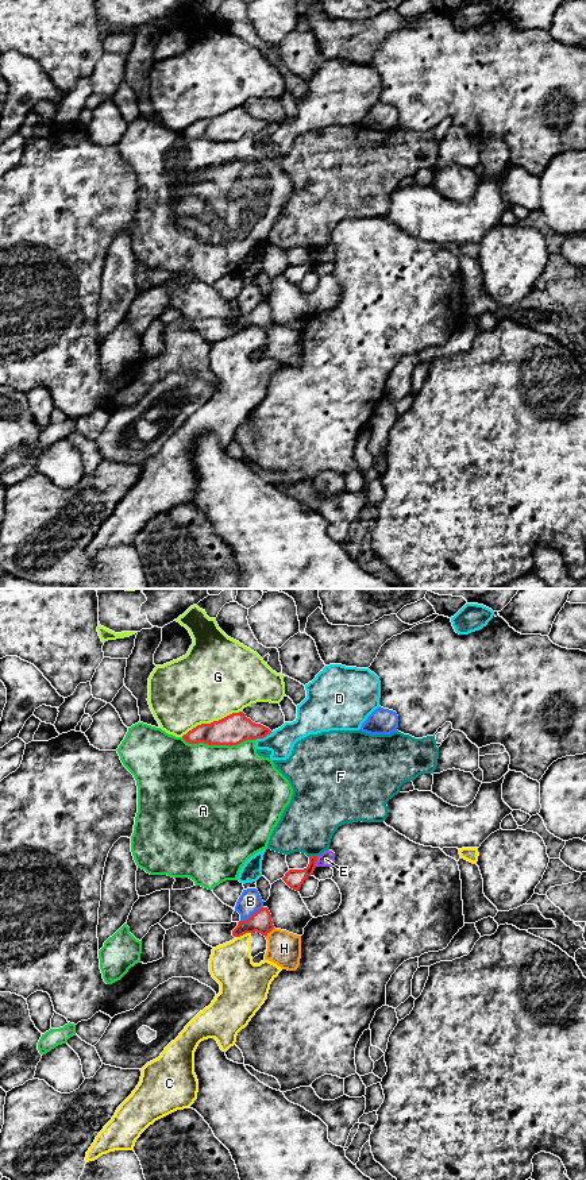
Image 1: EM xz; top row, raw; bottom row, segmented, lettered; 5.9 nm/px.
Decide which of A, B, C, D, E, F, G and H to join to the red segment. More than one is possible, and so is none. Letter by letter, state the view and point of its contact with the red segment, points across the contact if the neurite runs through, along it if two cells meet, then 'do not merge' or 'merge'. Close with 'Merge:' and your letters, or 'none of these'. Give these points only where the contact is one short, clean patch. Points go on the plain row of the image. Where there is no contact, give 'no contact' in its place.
A: contact xz (218, 139); do not merge
B: contact xz (253, 309); do not merge
C: contact xz (243, 328); do not merge
D: contact xz (263, 131); do not merge
E: contact xz (316, 255); border xz (317, 251), (315, 261); do not merge
F: contact xz (312, 251); do not merge
G: contact xz (211, 118); do not merge
H: contact xz (269, 327); border xz (274, 323), (265, 331); do not merge
Merge: none of these

